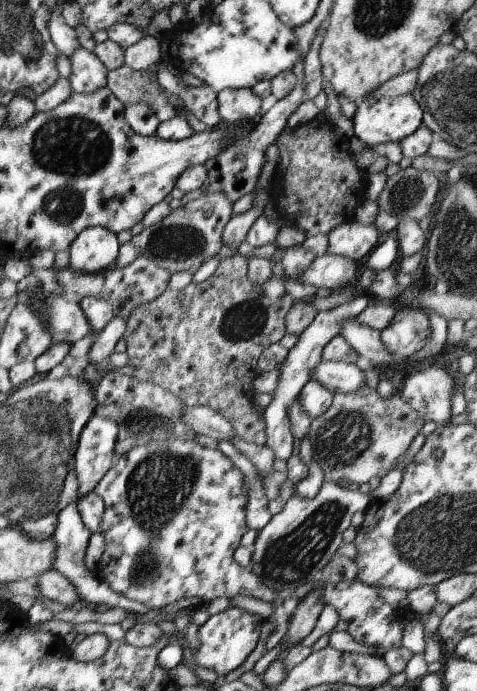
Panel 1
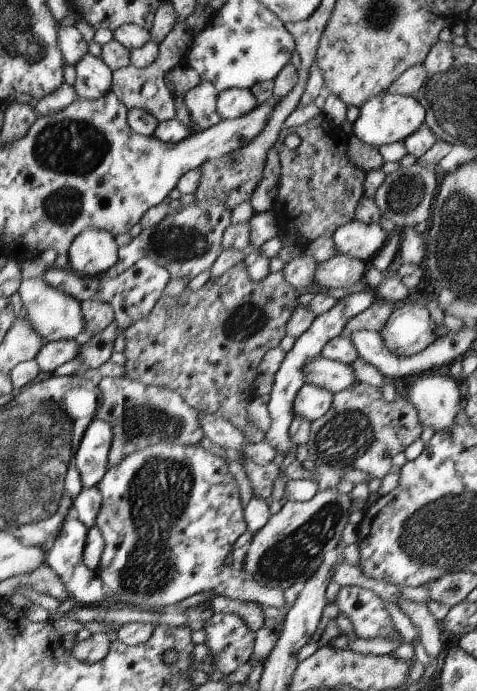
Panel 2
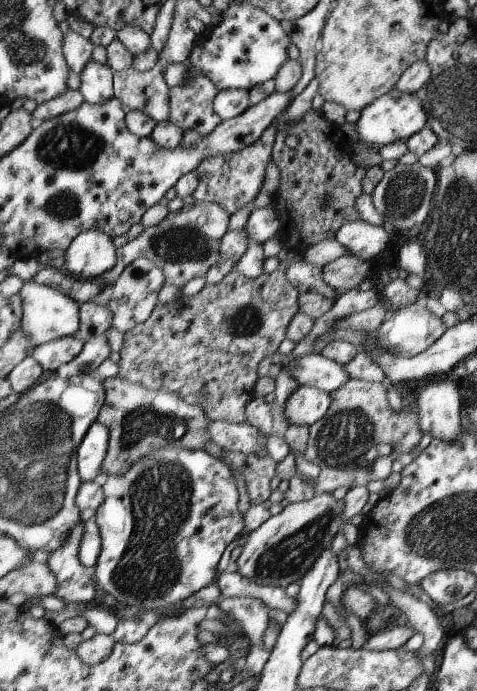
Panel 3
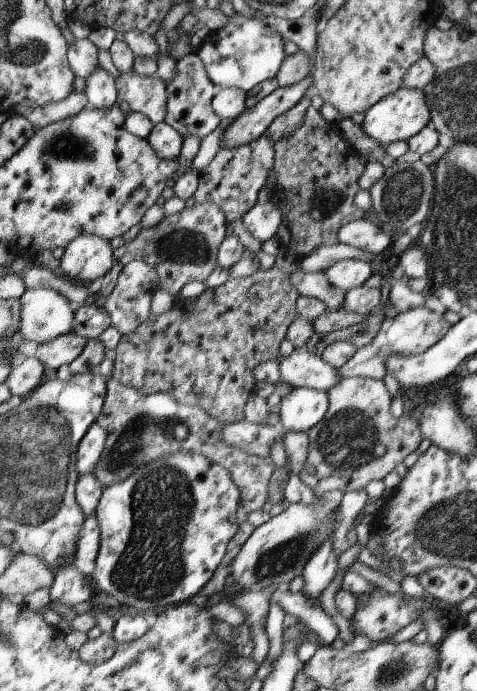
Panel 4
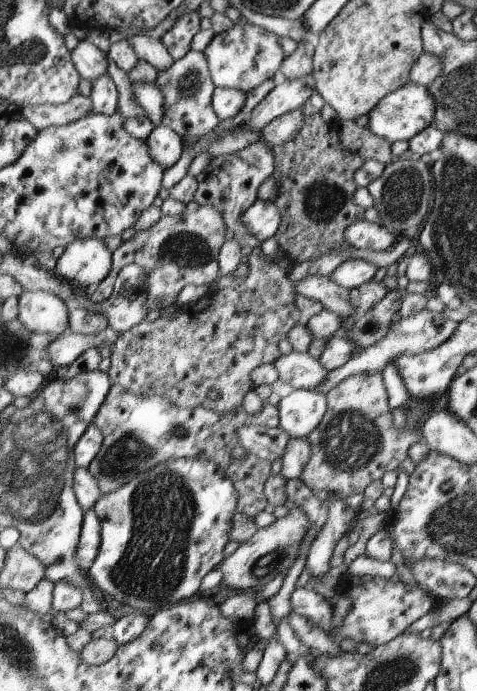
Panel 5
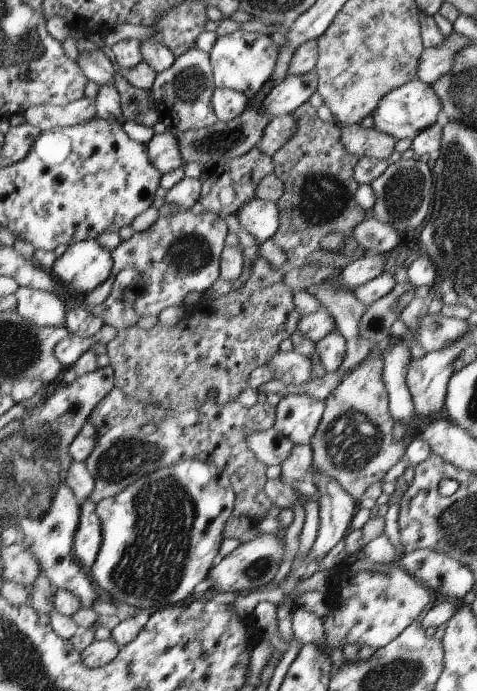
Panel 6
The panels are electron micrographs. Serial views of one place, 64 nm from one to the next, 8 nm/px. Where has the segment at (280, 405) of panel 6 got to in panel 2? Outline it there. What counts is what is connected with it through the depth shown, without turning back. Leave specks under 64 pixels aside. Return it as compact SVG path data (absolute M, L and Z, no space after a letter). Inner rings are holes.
M305 384L297 390L293 404L291 406L292 414L297 414L305 418L307 422L313 422L325 414L332 400L332 393L317 388L313 384Z

